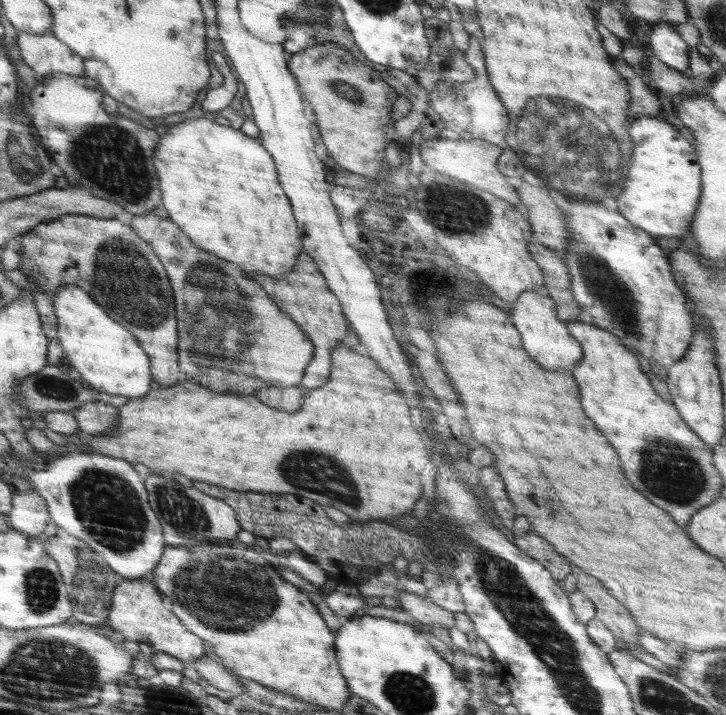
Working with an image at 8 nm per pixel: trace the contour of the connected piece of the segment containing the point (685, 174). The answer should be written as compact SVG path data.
M655 116L635 119L627 131L634 142L632 166L614 207L628 222L649 235L677 239L690 228L699 205L702 183L696 150L675 127Z

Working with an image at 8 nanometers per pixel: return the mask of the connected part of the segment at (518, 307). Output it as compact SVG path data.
M536 290L524 291L512 303L511 318L519 330L524 350L530 358L542 364L546 370L572 370L583 357L583 350L568 330L566 322L557 317L555 301L552 297Z

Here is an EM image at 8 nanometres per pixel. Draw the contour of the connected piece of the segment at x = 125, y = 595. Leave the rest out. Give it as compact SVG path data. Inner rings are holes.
M124 580L122 584L117 584L105 623L109 632L117 638L138 643L147 642L155 651L170 654L186 662L187 666L205 655L205 641L183 625L183 622L171 611L167 599L148 580Z

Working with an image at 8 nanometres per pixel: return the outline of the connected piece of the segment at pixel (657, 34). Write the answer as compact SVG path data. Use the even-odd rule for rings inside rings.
M660 22L654 25L648 45L660 62L682 73L688 73L690 46L671 24Z

